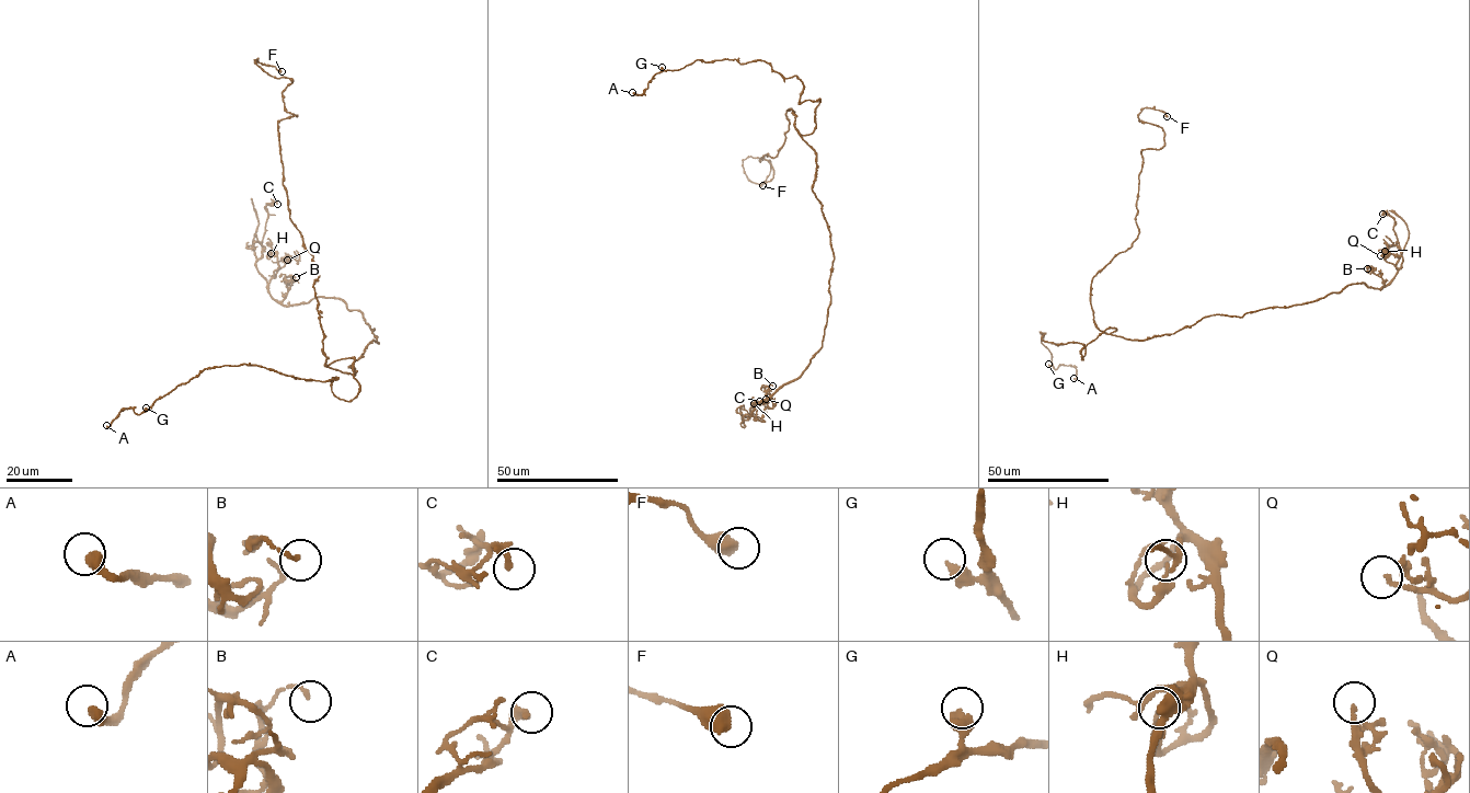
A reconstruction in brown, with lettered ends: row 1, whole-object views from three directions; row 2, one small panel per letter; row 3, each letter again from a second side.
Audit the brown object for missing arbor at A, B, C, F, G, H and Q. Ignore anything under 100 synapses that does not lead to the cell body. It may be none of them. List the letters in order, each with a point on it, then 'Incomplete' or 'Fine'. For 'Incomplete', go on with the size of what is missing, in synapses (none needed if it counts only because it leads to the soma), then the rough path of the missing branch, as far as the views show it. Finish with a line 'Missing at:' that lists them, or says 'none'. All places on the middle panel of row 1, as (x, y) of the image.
A: Place: (632, 92). Fine
B: Place: (772, 386). Fine
C: Place: (759, 401). Fine
F: Place: (762, 185). Fine
G: Place: (662, 67). Fine
H: Place: (754, 403). Fine
Q: Place: (766, 399). Fine
Missing at: none

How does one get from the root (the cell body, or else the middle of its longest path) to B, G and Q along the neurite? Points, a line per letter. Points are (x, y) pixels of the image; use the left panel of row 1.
B: (354, 374), (349, 366), (374, 340), (378, 343), (374, 330), (333, 297), (284, 306), (289, 276), (296, 277)
G: (354, 374), (328, 366), (354, 359), (359, 390), (346, 401), (332, 391), (336, 377), (213, 367), (146, 408)
Q: (354, 374), (349, 366), (374, 340), (378, 343), (374, 330), (342, 299), (278, 302), (268, 284), (287, 260)

